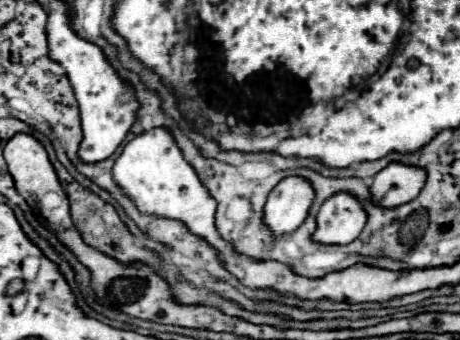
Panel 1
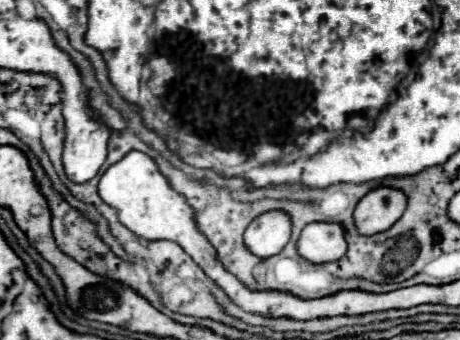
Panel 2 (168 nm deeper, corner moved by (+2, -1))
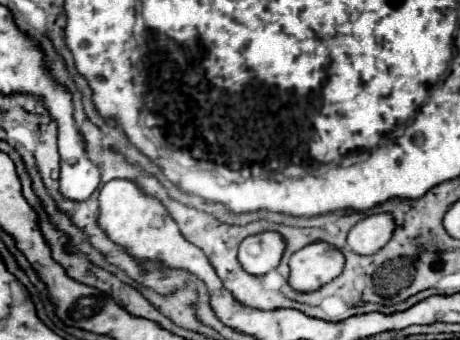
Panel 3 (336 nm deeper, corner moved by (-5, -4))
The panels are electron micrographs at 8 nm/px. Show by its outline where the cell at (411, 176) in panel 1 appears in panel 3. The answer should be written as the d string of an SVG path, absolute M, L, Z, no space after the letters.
M392 213L370 215L358 221L348 233L348 247L360 255L372 255L382 249L396 229Z

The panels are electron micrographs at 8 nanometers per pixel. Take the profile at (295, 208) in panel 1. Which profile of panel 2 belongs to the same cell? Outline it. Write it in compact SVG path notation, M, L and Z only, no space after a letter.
M281 210L265 212L257 216L243 234L245 248L257 258L269 258L279 254L291 238L289 216Z

